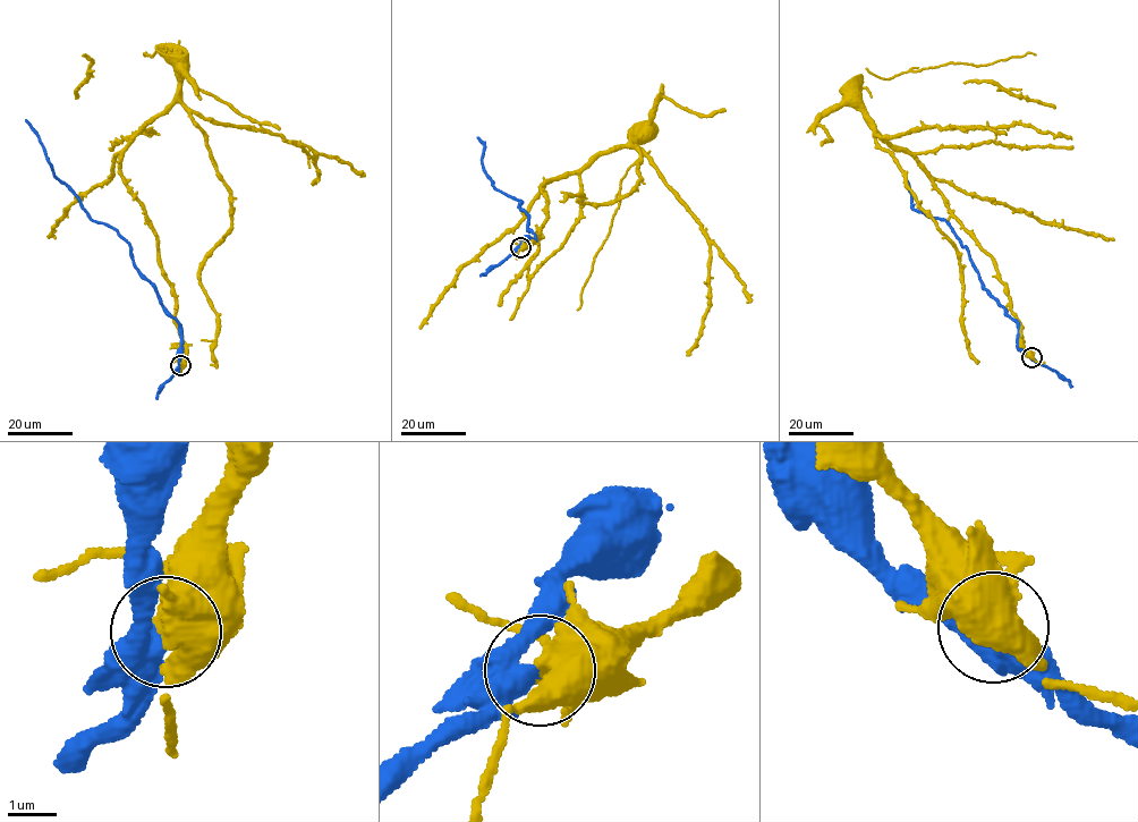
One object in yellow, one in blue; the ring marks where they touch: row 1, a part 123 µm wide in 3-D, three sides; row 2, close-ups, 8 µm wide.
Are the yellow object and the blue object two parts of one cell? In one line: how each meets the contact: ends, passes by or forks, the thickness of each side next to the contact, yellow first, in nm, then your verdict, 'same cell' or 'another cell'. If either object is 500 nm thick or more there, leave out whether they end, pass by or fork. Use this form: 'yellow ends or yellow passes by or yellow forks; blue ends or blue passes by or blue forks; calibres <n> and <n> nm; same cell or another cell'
calibres 550 and 420 nm; another cell

